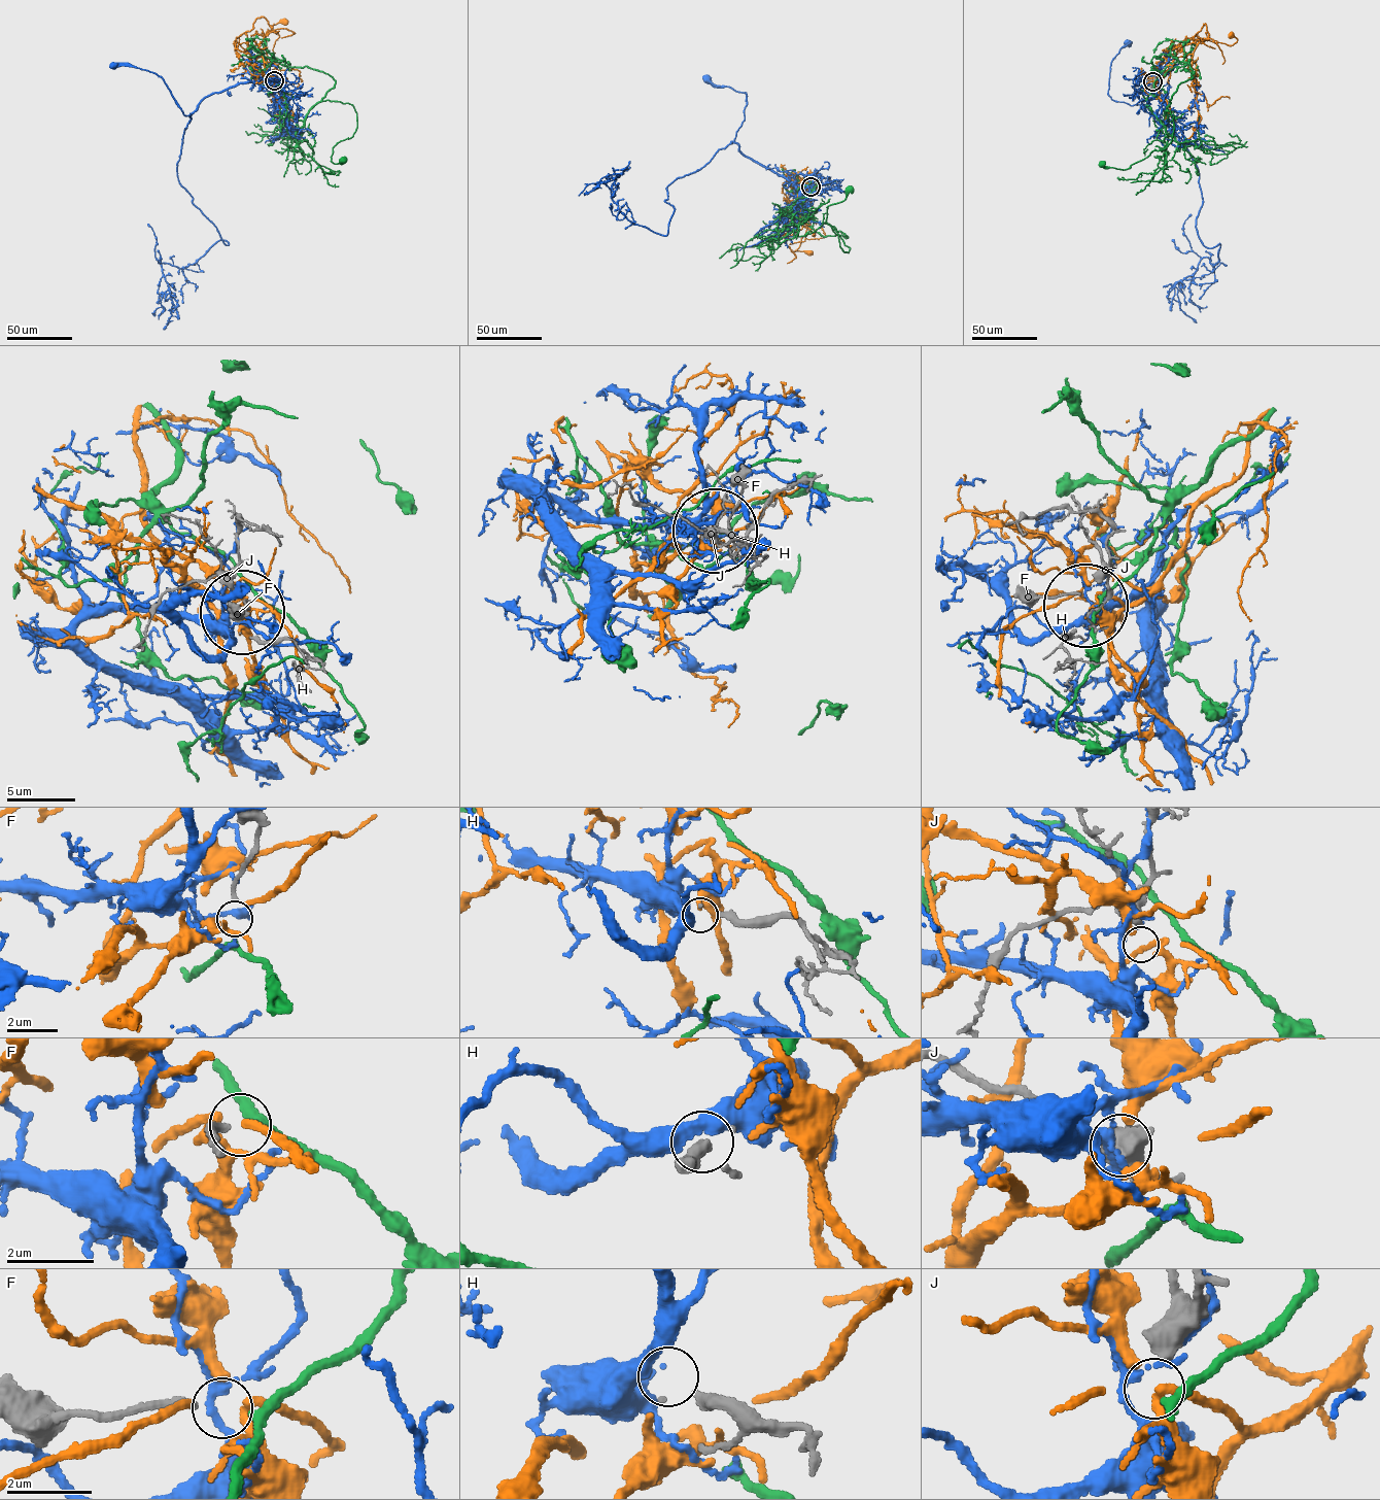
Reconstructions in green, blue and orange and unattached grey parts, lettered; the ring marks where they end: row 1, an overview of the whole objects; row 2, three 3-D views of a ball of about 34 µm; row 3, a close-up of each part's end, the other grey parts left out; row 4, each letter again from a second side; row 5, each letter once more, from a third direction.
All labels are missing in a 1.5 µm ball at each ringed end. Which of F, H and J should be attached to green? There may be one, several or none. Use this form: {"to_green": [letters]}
{"to_green": ["F"]}

